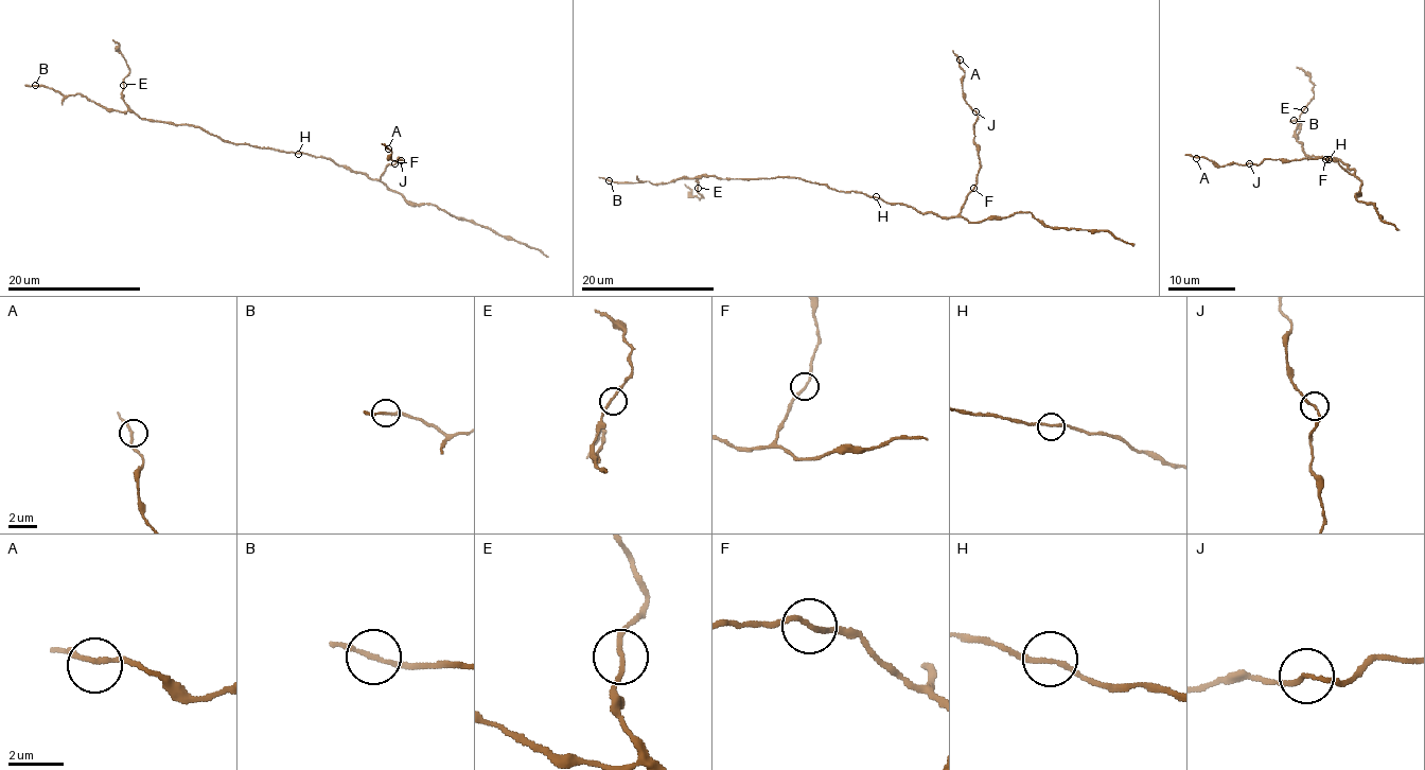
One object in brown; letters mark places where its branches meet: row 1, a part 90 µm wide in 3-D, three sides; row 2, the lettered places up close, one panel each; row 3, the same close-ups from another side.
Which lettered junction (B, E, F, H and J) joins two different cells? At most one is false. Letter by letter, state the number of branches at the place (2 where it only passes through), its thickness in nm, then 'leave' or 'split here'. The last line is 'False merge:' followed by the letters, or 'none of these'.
B: 2 | 160 nm | leave
E: 2 | 150 nm | leave
F: 2 | 170 nm | leave
H: 2 | 180 nm | leave
J: 2 | 150 nm | leave
False merge: none of these

